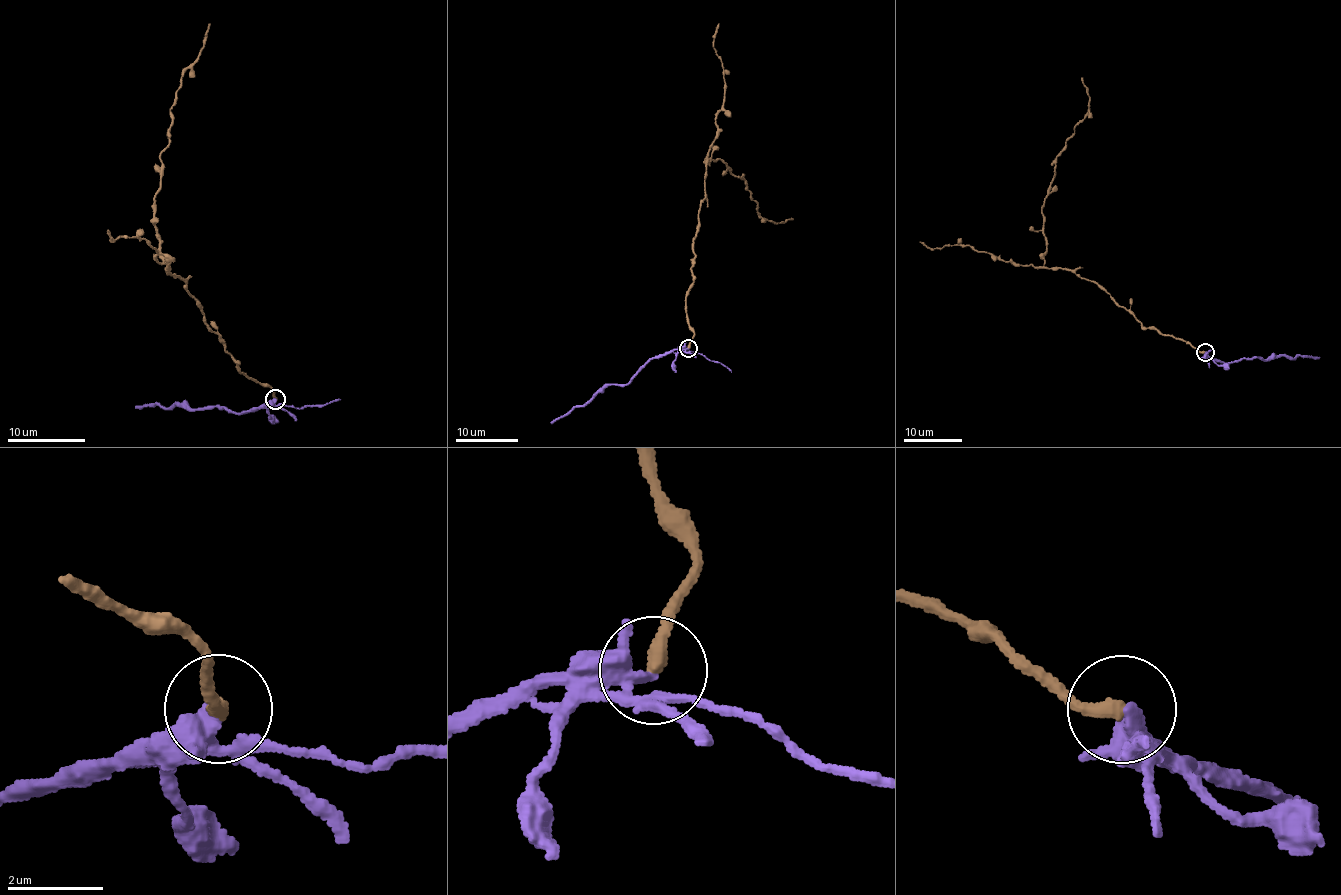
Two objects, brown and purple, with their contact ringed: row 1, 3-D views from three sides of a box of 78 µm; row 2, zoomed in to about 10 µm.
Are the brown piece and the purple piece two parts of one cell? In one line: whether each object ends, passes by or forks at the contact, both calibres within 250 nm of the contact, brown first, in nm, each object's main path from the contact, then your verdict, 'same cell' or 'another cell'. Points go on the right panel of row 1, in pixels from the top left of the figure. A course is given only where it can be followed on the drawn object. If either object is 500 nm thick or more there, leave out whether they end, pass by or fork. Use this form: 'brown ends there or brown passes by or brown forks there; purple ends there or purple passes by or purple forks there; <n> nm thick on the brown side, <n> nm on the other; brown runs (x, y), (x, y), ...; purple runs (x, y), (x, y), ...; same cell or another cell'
brown ends there; purple passes by; 320 nm thick on the brown side, 320 nm on the other; brown runs (1204, 352), (1143, 327), (1094, 282), (1044, 265), (1041, 207), (1055, 158), (1086, 112), (1090, 100), (1080, 78); purple runs (1205, 352), (1222, 362), (1286, 355), (1294, 359), (1320, 356); another cell

